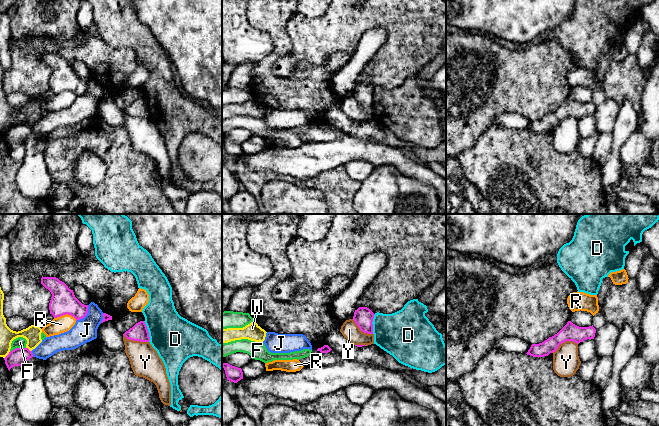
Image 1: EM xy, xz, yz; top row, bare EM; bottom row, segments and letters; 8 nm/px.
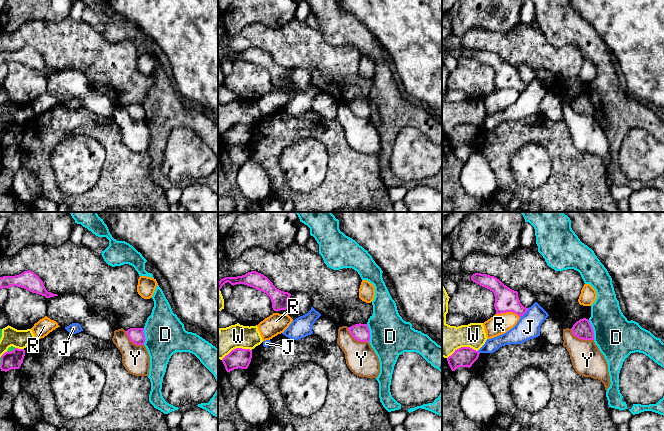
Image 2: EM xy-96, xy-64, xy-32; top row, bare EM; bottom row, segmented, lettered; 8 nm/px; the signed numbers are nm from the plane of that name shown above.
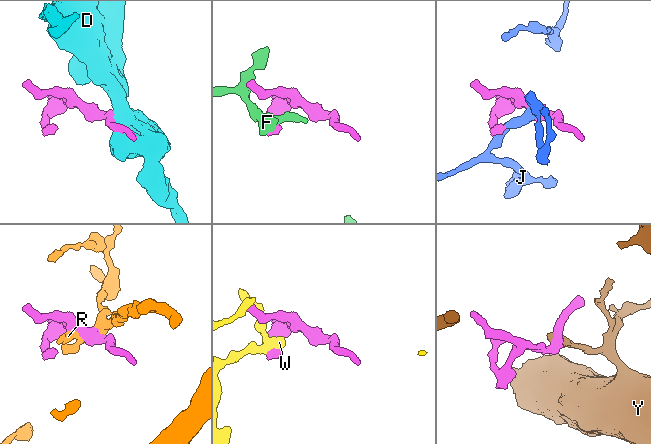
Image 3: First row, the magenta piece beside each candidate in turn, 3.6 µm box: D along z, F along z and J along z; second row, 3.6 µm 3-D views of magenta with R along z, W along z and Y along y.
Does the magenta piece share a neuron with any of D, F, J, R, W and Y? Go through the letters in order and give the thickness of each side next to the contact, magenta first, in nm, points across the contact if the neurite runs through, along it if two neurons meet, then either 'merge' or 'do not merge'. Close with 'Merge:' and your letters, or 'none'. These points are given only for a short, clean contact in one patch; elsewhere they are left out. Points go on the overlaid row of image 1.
D: calibres 140 and 360 nm; do not merge
F: calibres 140 and 90 nm; border xy (25, 347), (16, 347), (10, 352); do not merge
J: calibres 200 and 190 nm; do not merge
R: calibres 200 and 130 nm; do not merge
W: calibres 140 and 140 nm; do not merge
Y: calibres 140 and 220 nm; border yz (577, 343), (564, 341), (552, 352); do not merge
Merge: none

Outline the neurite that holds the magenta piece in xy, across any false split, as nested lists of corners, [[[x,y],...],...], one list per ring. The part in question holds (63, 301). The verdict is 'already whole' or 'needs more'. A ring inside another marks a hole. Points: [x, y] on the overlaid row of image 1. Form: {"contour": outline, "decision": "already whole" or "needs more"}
{"contour": [[[42,276],[41,284],[52,294],[49,310],[54,318],[68,314],[77,321],[87,315],[88,305],[82,304],[64,282],[56,277]]], "decision": "already whole"}

